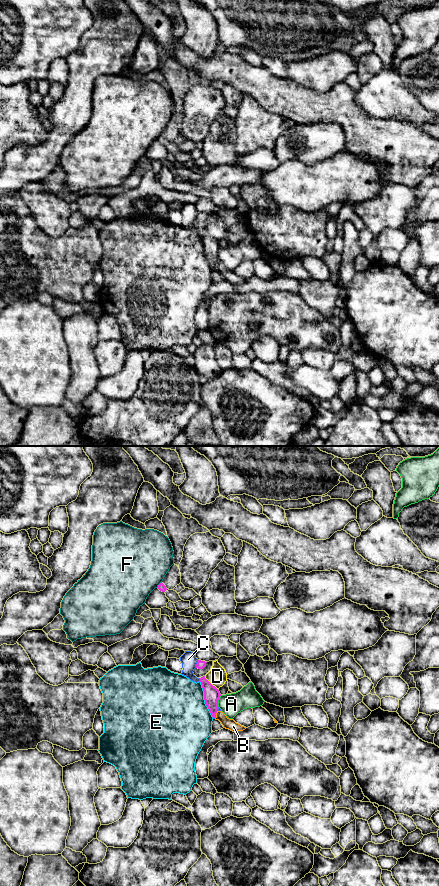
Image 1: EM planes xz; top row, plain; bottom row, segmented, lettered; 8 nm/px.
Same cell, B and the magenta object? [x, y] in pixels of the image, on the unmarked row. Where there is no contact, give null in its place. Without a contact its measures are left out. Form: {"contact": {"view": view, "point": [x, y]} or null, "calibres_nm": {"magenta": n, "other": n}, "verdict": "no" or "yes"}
{"contact": {"view": "xz", "point": [215, 267]}, "calibres_nm": {"magenta": 130, "other": 90}, "verdict": "no"}

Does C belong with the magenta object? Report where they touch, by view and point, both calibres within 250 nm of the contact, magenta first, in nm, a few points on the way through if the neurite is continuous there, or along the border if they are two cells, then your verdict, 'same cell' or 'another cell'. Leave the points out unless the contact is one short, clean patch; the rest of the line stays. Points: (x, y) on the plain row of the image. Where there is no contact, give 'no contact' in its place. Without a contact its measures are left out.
xz (196, 216) | 70/120 nm | another cell

